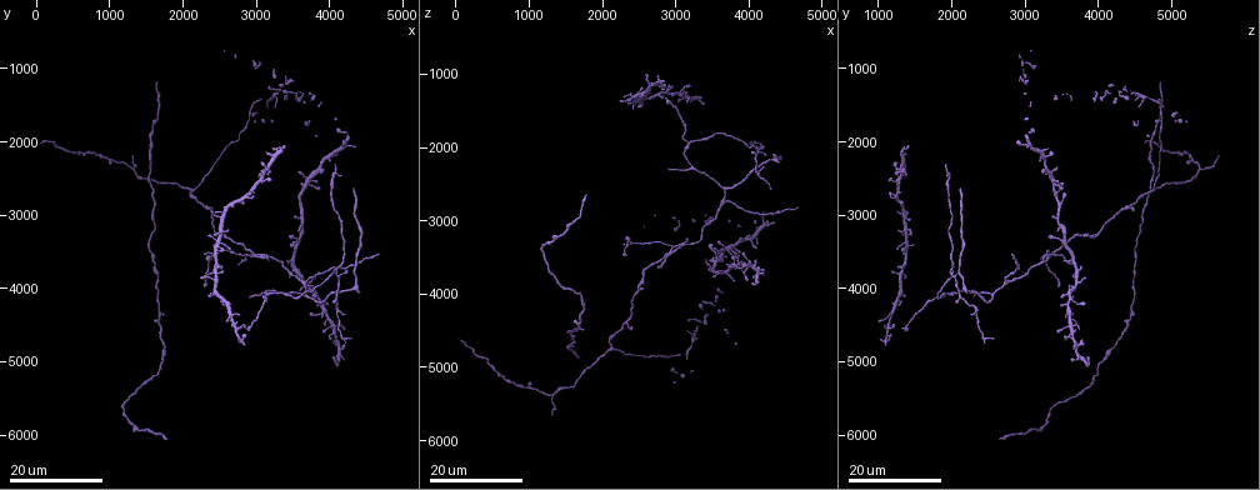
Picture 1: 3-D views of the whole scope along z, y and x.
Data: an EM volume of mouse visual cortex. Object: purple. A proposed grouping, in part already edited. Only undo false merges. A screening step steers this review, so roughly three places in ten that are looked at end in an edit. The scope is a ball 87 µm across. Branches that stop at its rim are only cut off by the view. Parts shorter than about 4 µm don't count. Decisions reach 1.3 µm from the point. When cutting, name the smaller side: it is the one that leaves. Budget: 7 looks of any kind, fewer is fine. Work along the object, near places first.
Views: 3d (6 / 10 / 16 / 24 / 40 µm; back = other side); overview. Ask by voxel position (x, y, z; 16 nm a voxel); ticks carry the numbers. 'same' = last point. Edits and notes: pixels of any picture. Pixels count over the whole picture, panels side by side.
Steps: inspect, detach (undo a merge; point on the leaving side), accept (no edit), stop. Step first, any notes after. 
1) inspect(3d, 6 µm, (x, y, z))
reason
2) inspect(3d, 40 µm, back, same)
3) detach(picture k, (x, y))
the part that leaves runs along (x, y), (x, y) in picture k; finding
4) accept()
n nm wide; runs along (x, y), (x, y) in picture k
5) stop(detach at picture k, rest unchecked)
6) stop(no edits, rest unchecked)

inspect(3d, 16 µm, (3200, 4000, 2250))
arms part here

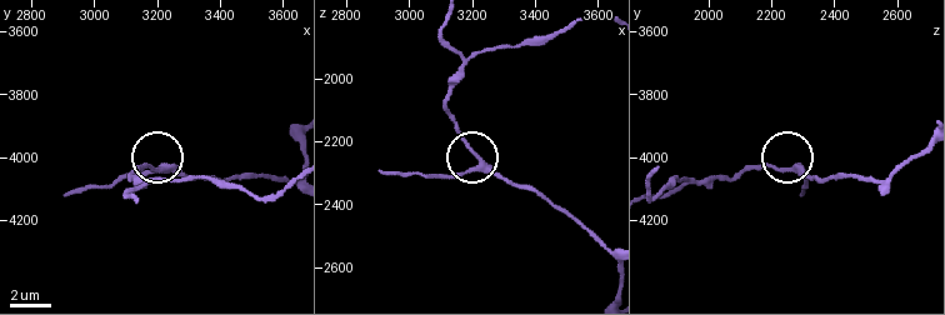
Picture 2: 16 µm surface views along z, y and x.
inspect(3d, 10 µm, (3220, 4040, 2270))

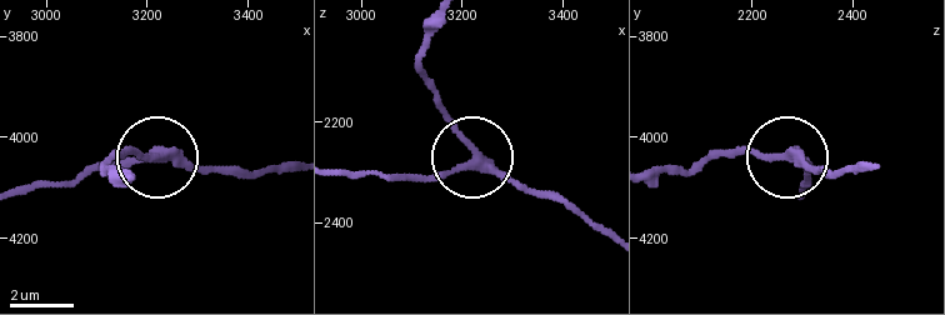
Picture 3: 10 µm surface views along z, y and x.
accept()
side arm 6 µm; 3 arms; all the same cell

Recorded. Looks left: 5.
inspect(3d, 16 µm, (3700, 3900, 2750))
arms part here

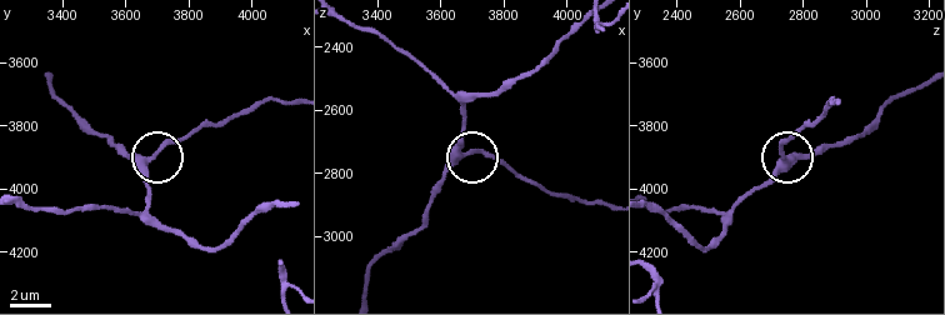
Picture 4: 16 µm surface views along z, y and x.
inspect(3d, 6 µm, (3680, 3910, 2730))

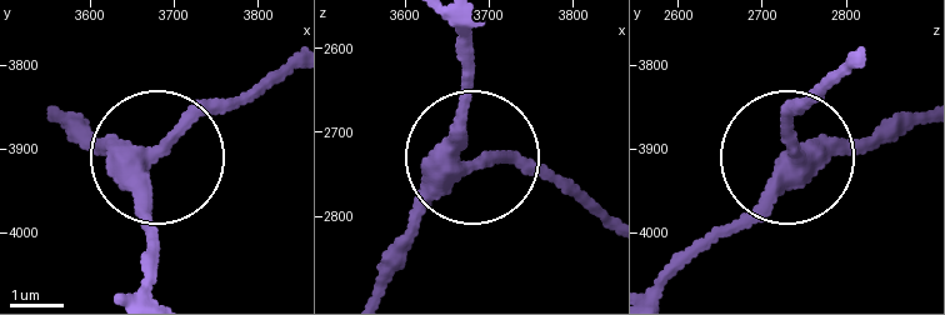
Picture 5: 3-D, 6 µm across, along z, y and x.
accept()
330 nm wide; runs along (375, 290), (393, 236), (474, 160), (500, 155), (576, 183) in picture 5; one cell here

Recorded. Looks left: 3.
inspect(3d, 24 µm, (2350, 3650, 3300))
three arms meet

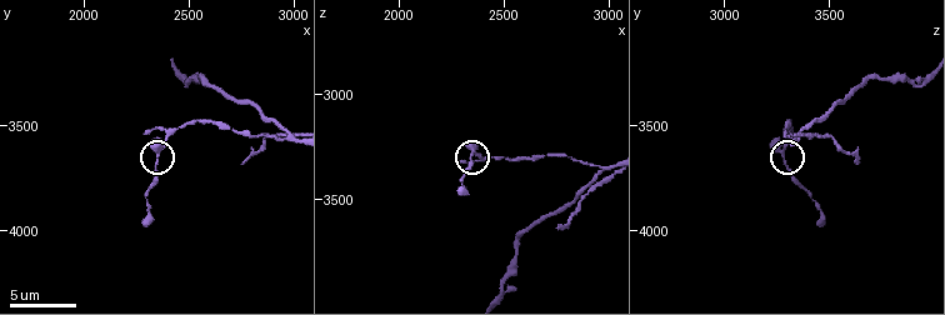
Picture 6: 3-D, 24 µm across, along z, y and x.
inspect(3d, 10 µm, (2350, 3650, 3290))

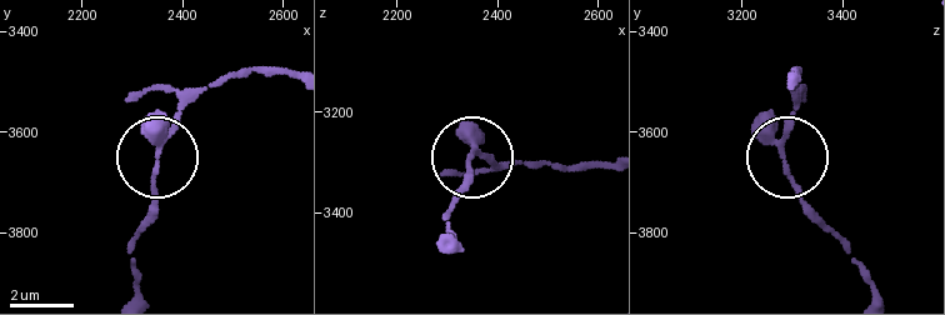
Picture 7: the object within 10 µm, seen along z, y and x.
inspect(3d, 10 µm, back, (2355, 3665, 3280))

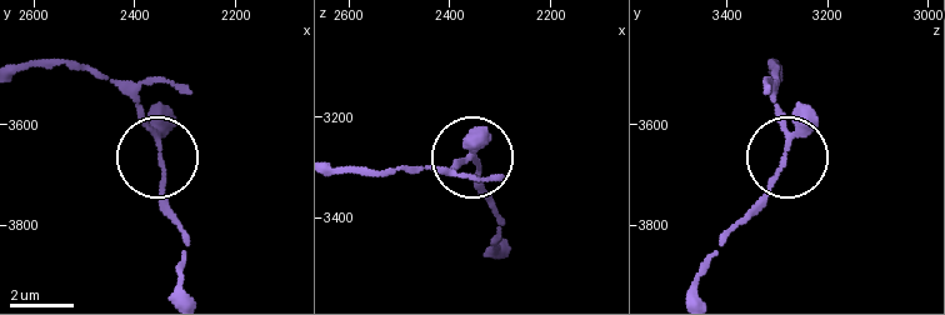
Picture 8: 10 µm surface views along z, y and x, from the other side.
accept()
runs along (20, 69), (69, 59), (118, 83), (155, 139), (174, 218) in picture 8; continuous, no second cell

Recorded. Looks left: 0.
stop(no edits, rest unchecked)

